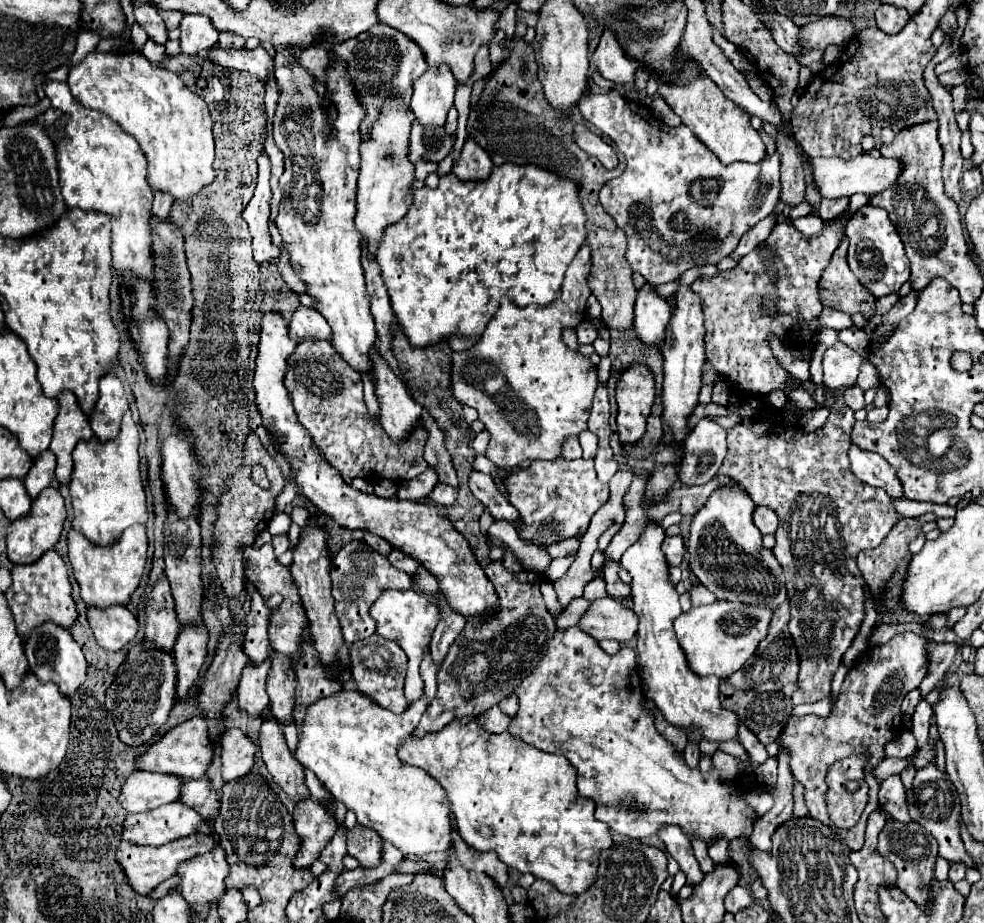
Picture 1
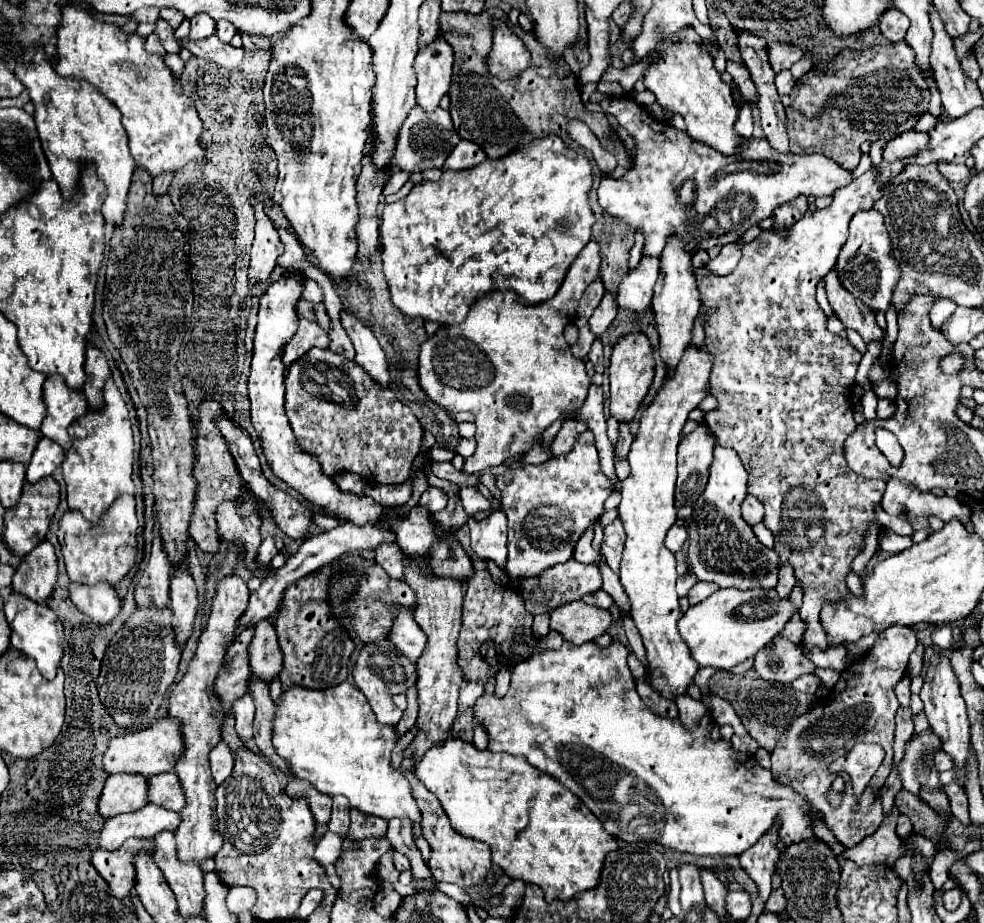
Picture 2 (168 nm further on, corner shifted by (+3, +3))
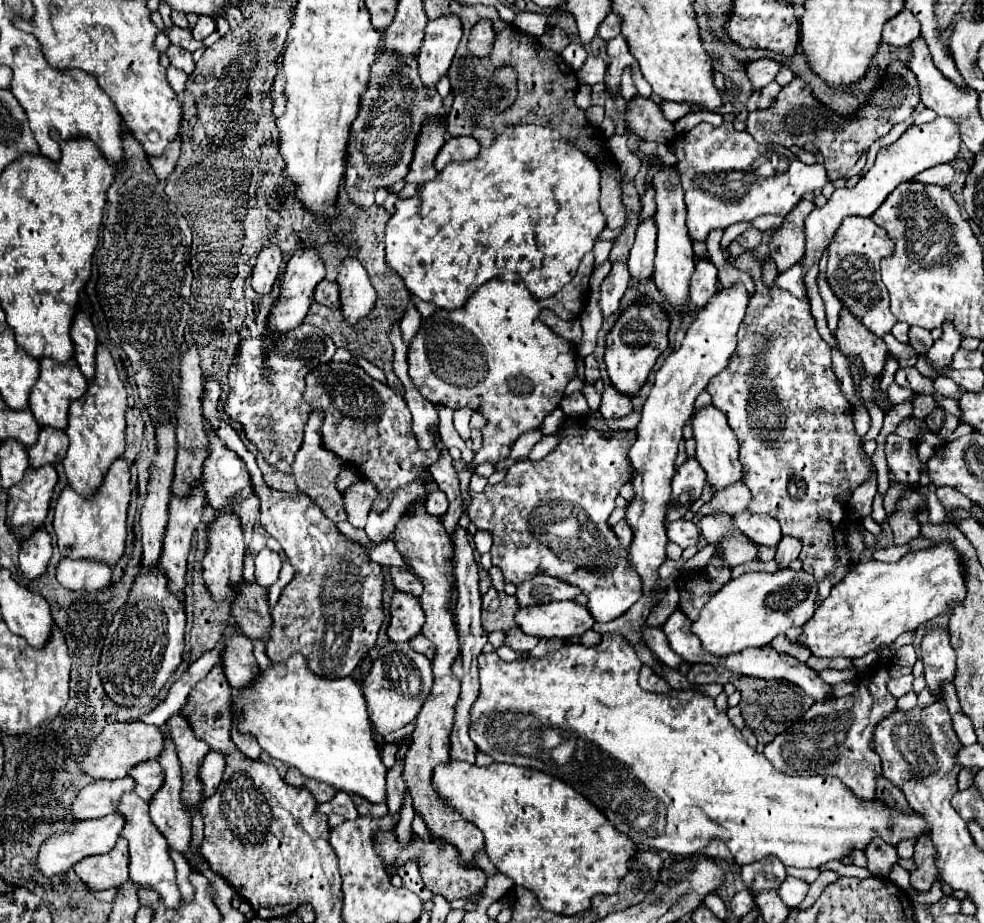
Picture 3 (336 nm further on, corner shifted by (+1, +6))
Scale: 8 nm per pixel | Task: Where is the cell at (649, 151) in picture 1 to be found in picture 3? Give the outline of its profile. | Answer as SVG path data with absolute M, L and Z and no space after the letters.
M699 123L689 133L675 137L669 143L671 153L677 157L677 171L687 205L687 229L693 241L707 241L707 235L713 229L727 229L733 223L753 221L759 215L787 215L793 205L809 191L823 189L827 183L827 171L821 163L807 165L793 151L781 145L761 145L747 131L735 131L731 123L723 123L721 127L713 127L709 123Z

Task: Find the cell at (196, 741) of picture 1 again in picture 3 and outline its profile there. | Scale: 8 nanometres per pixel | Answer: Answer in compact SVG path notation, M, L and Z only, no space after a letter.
M141 721L111 723L91 743L89 755L81 761L81 769L85 773L89 773L93 779L123 779L129 775L129 771L137 763L159 759L163 741L165 741L165 737L163 737L161 727L153 727L153 725L147 725Z

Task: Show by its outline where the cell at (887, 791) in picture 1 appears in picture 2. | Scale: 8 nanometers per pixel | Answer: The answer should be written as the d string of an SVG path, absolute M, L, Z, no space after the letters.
M900 814L896 826L897 835L900 838L905 839L912 833L912 831L913 831L912 824L909 818L904 814Z

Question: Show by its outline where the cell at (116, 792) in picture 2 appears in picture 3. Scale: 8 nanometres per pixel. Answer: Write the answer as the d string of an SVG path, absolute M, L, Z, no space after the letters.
M125 777L125 779L115 779L115 781L93 781L87 785L77 799L73 801L73 815L79 821L85 819L99 819L109 813L115 813L121 801L121 795L125 791L133 791L135 779Z

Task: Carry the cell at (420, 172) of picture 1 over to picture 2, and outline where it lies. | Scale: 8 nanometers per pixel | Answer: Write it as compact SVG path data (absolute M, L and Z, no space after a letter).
M401 170L399 172L393 172L393 176L391 176L391 180L387 182L387 186L383 188L383 196L387 196L387 194L395 194L395 192L399 192L401 188L403 188L403 184L409 180L409 174L403 174Z

